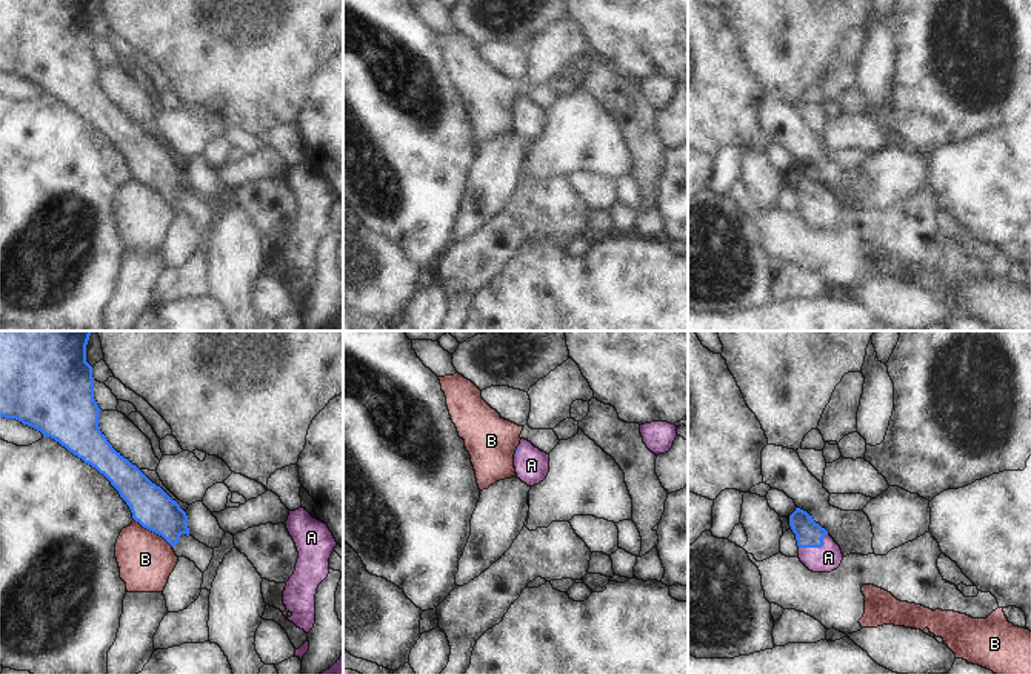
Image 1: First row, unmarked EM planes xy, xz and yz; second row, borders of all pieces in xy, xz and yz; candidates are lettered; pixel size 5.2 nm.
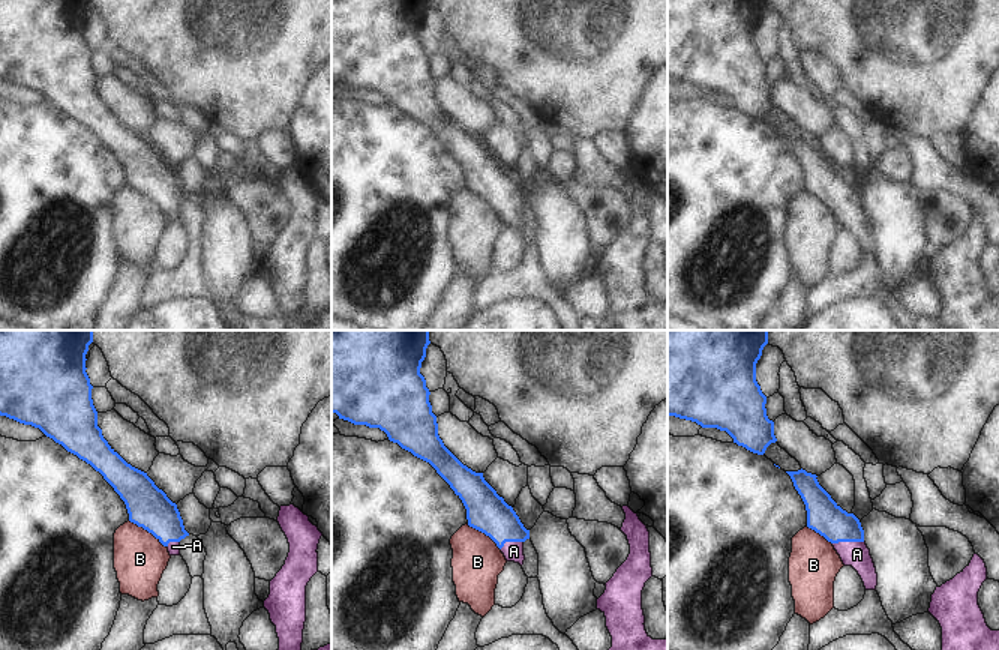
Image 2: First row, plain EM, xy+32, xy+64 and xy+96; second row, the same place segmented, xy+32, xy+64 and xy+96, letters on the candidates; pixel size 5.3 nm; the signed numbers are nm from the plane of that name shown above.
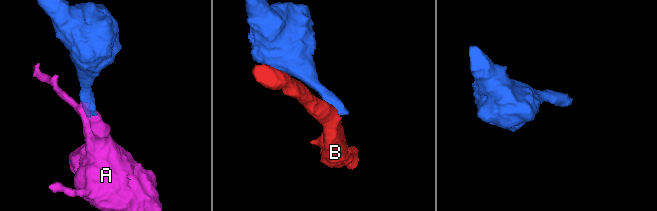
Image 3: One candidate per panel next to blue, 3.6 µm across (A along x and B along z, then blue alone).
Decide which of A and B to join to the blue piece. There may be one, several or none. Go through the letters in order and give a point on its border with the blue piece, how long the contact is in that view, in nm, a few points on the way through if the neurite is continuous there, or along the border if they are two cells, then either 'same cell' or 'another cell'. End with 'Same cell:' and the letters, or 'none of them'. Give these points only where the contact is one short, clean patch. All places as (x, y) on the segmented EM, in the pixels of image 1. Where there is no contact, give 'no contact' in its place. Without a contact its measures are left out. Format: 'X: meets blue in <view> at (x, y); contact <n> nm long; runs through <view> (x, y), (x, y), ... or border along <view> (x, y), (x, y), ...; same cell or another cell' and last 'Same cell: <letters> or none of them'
A: meets blue in yz at (816, 547); contact 180 nm long; runs through yz (808, 534), (816, 547), (828, 557); same cell
B: meets blue in xy at (153, 531); contact 240 nm long; border along xy (134, 519), (157, 533), (171, 547); another cell
Same cell: A

